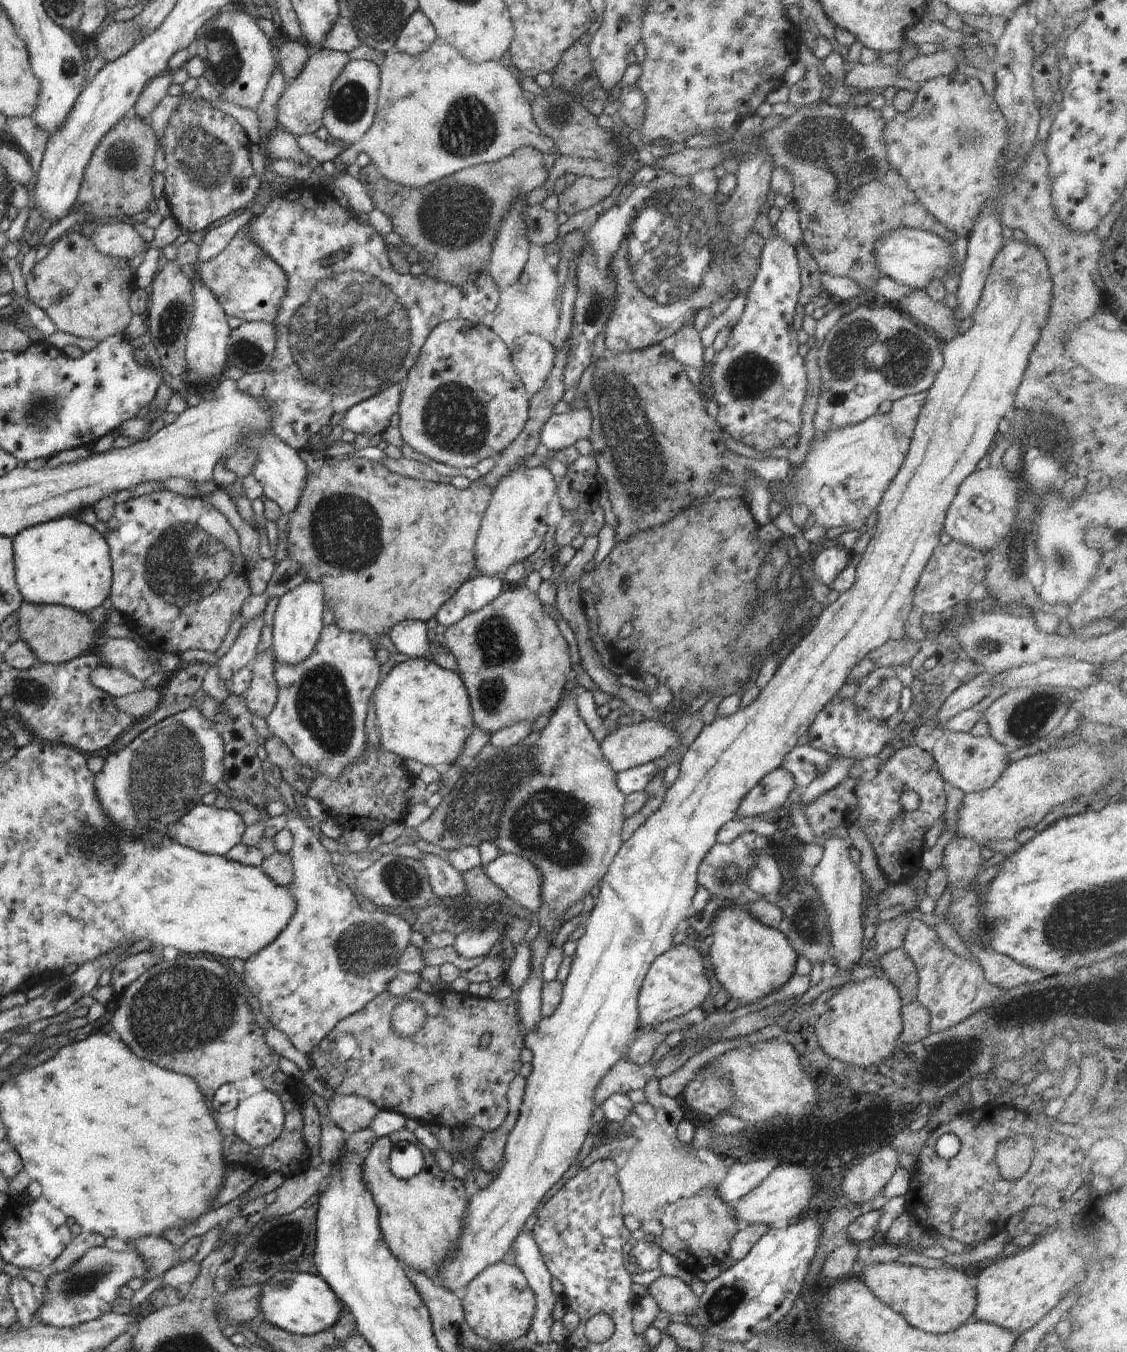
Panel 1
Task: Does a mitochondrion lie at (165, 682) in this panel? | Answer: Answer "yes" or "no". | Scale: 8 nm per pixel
no

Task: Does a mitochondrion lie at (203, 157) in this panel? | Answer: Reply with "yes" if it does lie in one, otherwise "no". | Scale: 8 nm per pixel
yes

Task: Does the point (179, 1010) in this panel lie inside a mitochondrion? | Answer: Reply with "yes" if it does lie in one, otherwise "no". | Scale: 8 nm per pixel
yes

